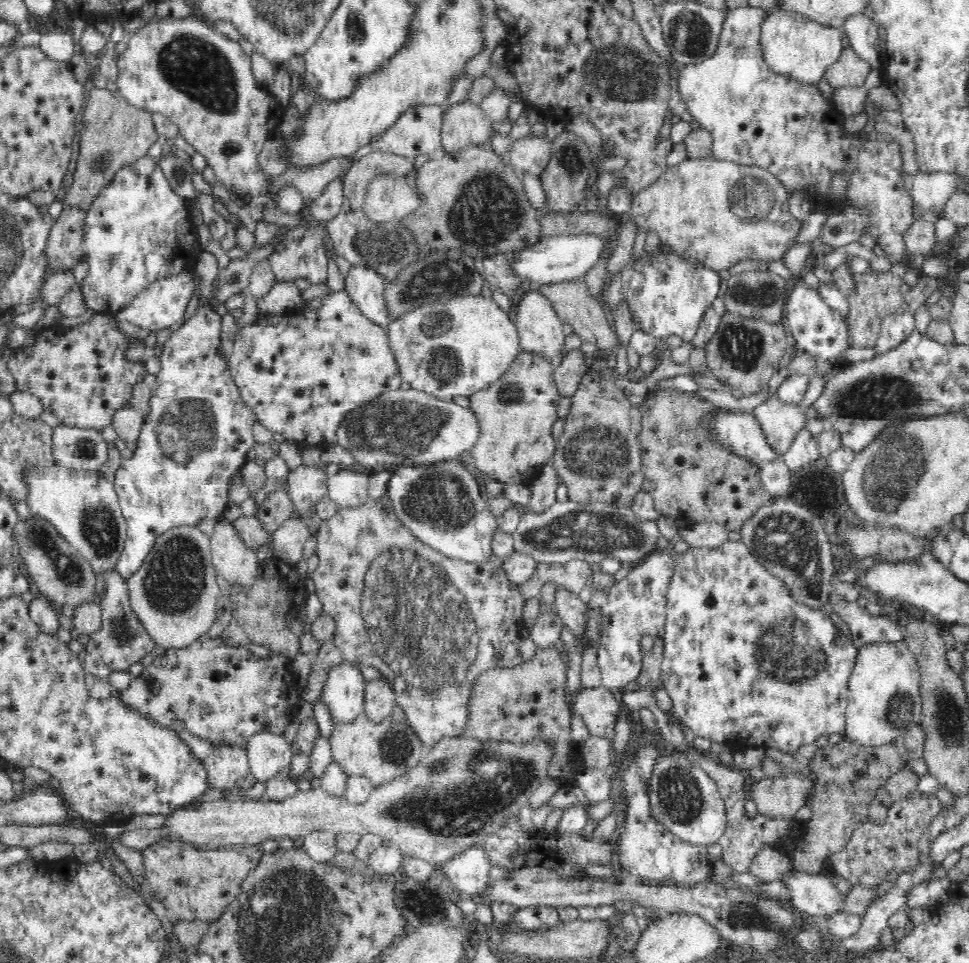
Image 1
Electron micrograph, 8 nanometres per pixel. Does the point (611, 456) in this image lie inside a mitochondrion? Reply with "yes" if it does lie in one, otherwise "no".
yes

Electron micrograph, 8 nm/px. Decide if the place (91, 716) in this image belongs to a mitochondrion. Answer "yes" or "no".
no

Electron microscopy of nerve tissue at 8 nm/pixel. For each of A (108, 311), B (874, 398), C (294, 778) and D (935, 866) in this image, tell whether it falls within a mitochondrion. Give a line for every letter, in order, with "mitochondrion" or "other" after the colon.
A: other
B: mitochondrion
C: other
D: other

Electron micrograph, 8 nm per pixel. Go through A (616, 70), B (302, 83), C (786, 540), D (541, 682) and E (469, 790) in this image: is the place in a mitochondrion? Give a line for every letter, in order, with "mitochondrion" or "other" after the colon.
A: mitochondrion
B: other
C: mitochondrion
D: other
E: mitochondrion

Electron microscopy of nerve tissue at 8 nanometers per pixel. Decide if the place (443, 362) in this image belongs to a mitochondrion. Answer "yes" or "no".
yes

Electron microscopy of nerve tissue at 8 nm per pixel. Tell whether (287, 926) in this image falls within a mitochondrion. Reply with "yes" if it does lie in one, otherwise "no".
yes

